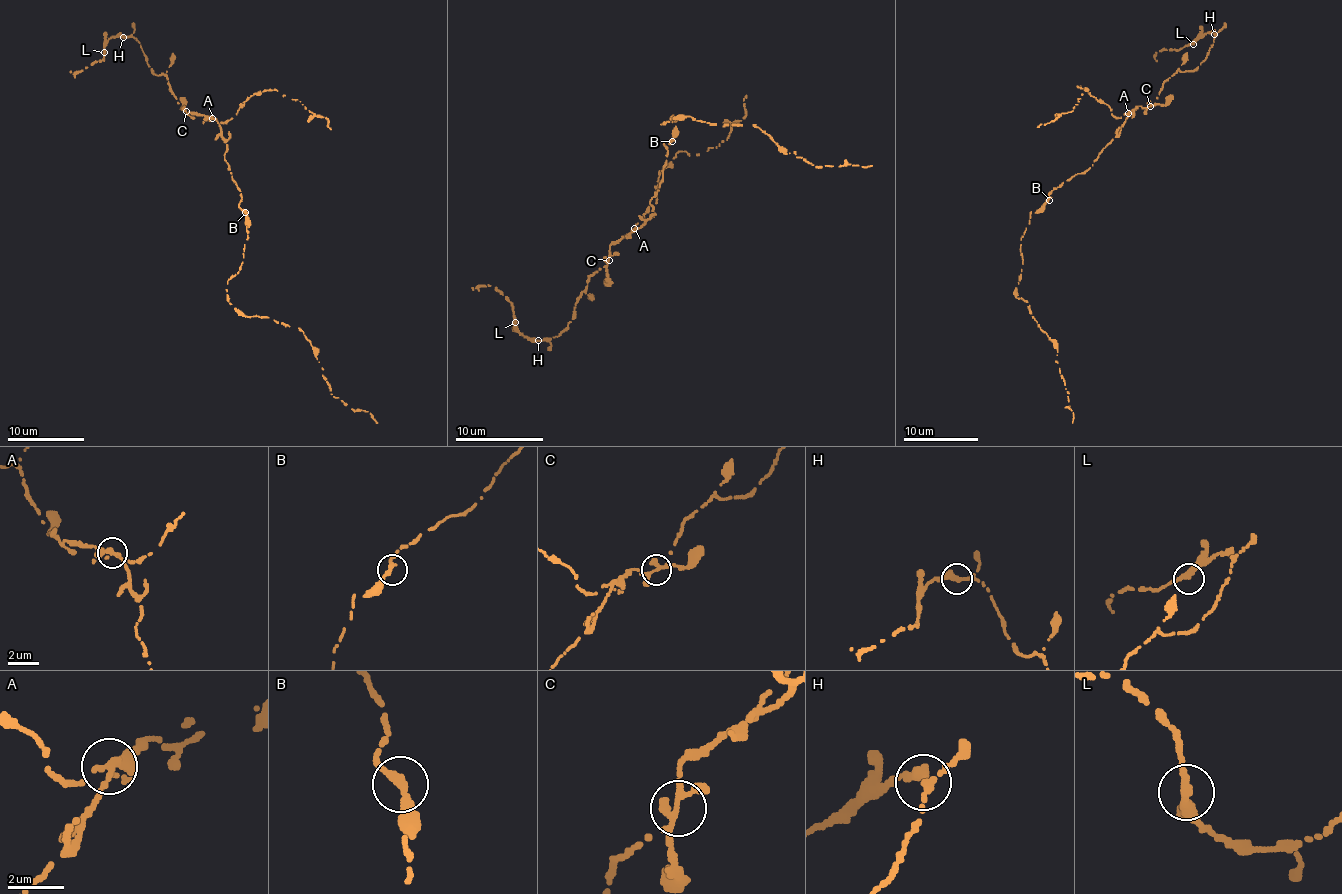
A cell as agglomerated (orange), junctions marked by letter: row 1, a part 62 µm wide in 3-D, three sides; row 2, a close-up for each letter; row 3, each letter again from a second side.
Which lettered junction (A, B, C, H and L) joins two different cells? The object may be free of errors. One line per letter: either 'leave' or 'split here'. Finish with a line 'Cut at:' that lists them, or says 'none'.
A: split here
B: leave
C: leave
H: leave
L: leave
Cut at: A

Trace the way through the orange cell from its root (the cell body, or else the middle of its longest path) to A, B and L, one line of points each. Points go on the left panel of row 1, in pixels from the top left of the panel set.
A: (241, 196), (225, 161), (227, 148), (220, 125), (212, 117)
B: (241, 196), (239, 207), (245, 212)
L: (241, 196), (225, 161), (220, 125), (181, 108), (168, 80), (152, 73), (132, 36), (110, 37), (104, 52)

